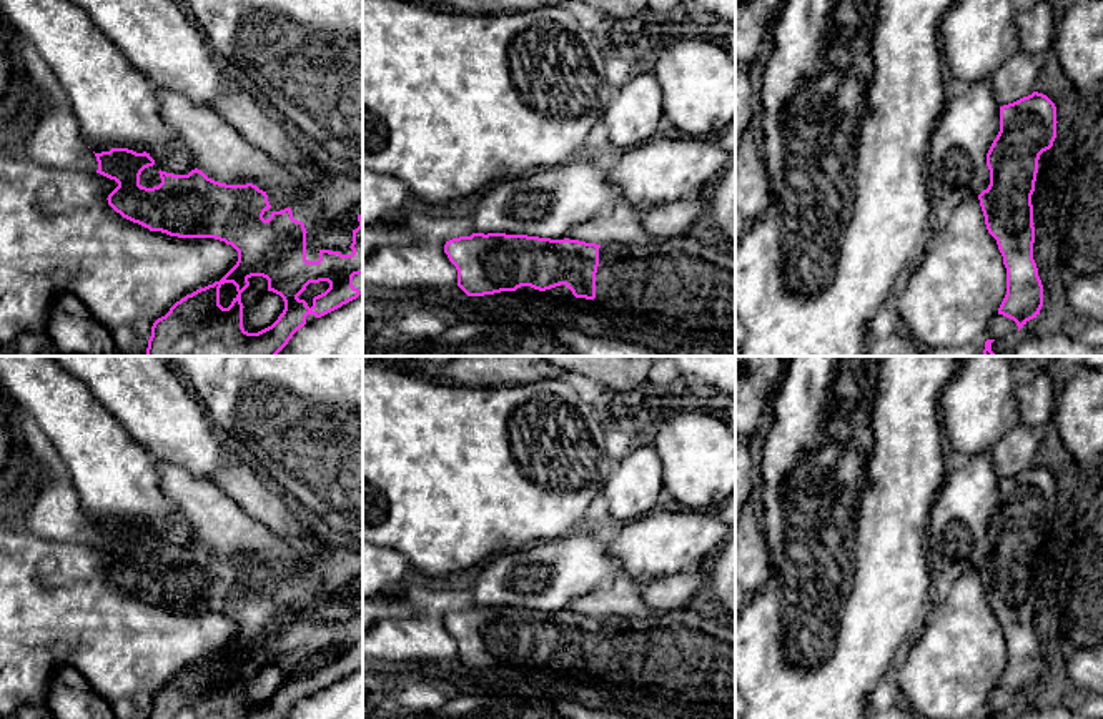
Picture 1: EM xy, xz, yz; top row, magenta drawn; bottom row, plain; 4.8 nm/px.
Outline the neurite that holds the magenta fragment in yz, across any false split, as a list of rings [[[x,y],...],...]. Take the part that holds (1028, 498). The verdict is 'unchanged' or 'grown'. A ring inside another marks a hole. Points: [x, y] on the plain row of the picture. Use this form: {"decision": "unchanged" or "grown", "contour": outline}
{"decision": "unchanged", "contour": [[[1038,464],[1000,479],[1000,504],[987,526],[990,558],[978,568],[987,602],[997,612],[1007,641],[1007,667],[998,687],[1013,692],[1018,704],[1036,691],[1043,679],[1043,657],[1033,632],[1035,596],[1031,568],[1040,528],[1053,519],[1056,496],[1055,476]]]}

